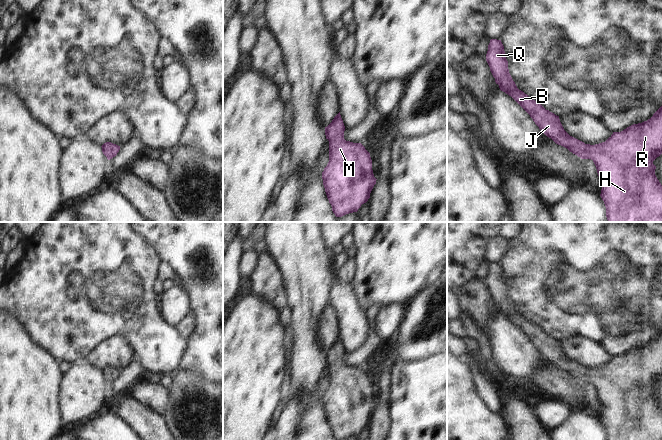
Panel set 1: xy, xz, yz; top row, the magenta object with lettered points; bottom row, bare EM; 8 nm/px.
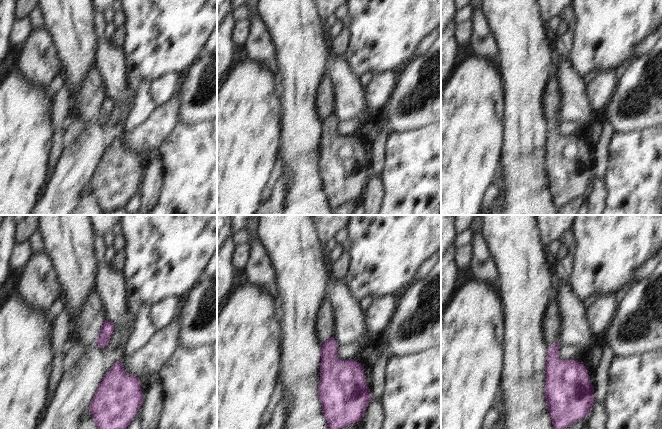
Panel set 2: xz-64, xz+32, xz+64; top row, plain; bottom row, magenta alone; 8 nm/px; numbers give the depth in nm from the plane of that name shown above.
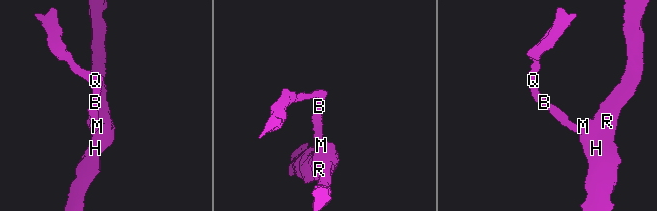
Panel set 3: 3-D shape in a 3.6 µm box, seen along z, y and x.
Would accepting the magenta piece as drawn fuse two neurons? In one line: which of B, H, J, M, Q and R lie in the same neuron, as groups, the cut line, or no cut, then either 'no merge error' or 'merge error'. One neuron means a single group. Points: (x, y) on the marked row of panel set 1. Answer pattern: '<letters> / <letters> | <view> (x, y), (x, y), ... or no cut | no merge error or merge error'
B H J M Q R | no cut | no merge error

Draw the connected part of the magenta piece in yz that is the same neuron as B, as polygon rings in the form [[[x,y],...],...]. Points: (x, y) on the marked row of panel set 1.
[[[491,39],[486,61],[501,91],[511,96],[533,119],[539,129],[556,144],[567,148],[581,159],[591,159],[601,181],[601,198],[608,222],[662,222],[662,185],[655,175],[653,161],[662,154],[662,106],[642,123],[633,124],[599,144],[590,145],[570,136],[559,116],[519,90],[513,81],[501,40]]]

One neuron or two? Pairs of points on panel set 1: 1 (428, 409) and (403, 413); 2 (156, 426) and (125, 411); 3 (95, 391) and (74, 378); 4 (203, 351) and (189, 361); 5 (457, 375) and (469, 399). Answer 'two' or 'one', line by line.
1: one
2: one
3: one
4: one
5: one

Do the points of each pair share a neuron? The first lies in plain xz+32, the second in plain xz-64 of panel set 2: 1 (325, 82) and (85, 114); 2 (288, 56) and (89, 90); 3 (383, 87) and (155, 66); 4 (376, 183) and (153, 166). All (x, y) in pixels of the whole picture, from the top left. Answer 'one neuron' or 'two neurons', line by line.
1: one neuron
2: two neurons
3: two neurons
4: one neuron

